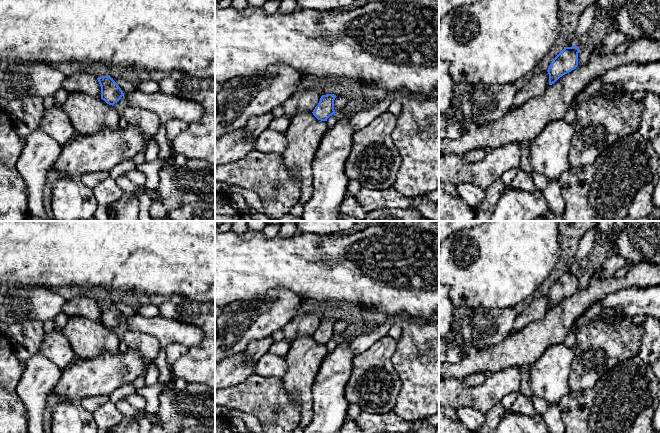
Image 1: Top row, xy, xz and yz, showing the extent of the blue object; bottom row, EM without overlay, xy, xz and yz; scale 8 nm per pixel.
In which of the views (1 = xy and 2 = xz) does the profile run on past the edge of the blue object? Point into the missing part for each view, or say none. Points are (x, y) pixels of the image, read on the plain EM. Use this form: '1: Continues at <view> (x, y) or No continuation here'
1: No continuation here
2: No continuation here

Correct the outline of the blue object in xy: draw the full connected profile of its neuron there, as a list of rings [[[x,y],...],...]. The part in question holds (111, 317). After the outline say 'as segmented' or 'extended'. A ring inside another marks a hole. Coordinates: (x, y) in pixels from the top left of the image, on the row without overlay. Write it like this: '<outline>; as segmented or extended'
[[[101,300],[98,301],[97,304],[101,310],[101,323],[107,328],[113,330],[124,319],[123,315],[113,302],[109,300]]]; as segmented

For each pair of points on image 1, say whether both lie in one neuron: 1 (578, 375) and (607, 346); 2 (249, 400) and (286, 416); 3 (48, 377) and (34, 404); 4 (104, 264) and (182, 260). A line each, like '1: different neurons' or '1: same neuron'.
1: same neuron
2: same neuron
3: same neuron
4: same neuron

